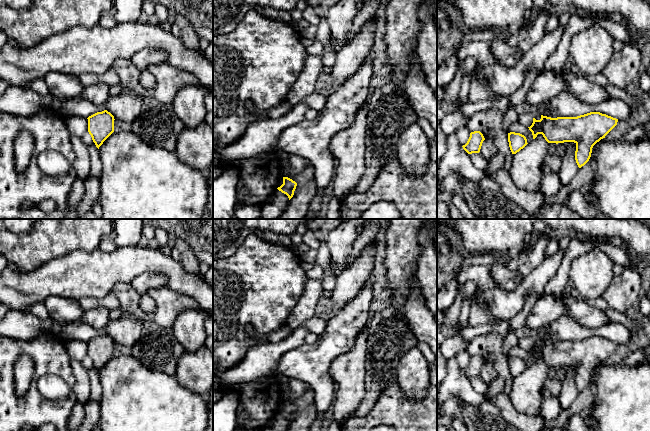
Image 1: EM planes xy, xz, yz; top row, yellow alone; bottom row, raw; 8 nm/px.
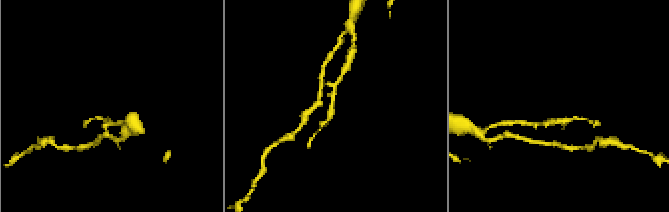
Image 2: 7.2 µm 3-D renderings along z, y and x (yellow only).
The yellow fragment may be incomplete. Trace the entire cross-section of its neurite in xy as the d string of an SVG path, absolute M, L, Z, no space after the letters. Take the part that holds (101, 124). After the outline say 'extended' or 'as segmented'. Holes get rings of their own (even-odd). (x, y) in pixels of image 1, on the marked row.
M104 110L89 116L87 119L88 132L99 149L103 142L114 132L114 116Z | as segmented

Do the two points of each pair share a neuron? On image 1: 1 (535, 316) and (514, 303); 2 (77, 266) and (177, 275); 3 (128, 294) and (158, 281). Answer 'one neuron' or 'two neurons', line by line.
1: two neurons
2: one neuron
3: two neurons

